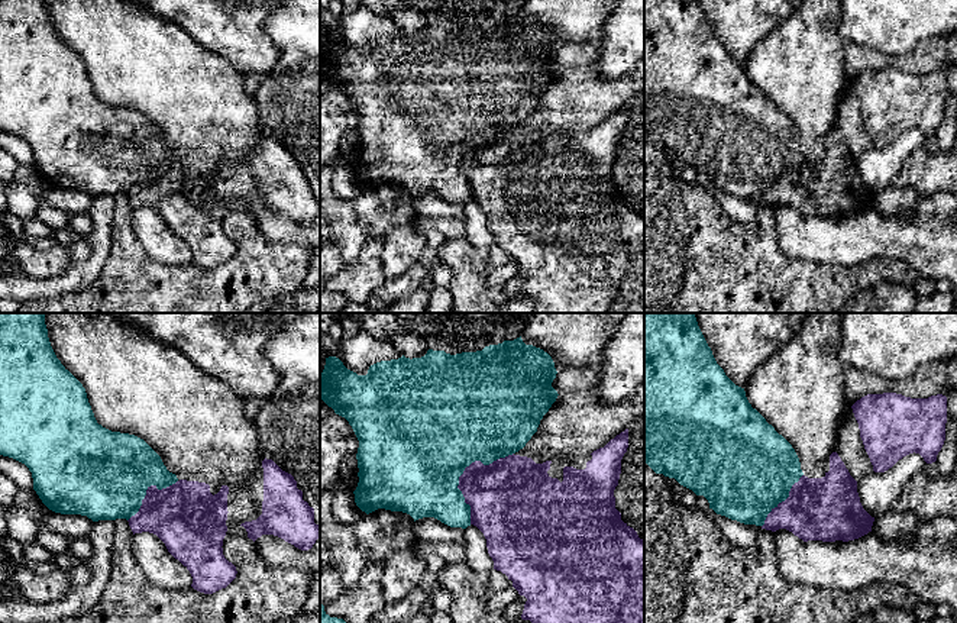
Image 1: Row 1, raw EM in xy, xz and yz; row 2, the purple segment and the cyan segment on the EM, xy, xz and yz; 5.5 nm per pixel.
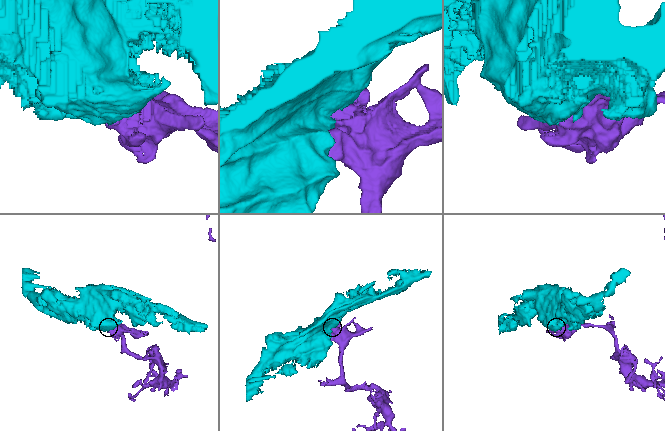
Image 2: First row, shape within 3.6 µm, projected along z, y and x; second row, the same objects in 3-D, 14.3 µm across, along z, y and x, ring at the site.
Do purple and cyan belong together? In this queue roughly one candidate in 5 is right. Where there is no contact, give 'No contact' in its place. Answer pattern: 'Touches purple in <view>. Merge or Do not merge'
Touches purple in xz. Do not merge

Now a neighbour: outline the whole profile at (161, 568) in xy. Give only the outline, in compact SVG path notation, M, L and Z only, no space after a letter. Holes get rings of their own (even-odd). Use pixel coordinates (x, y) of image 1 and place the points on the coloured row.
M135 533L132 536L132 552L146 578L156 588L184 590L191 587L193 577L187 566L168 552L156 535Z

